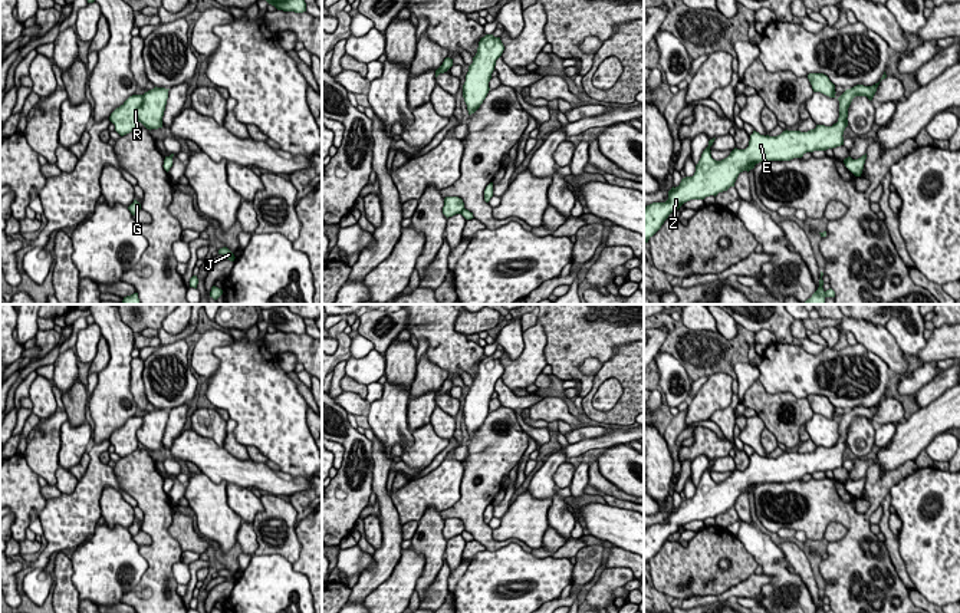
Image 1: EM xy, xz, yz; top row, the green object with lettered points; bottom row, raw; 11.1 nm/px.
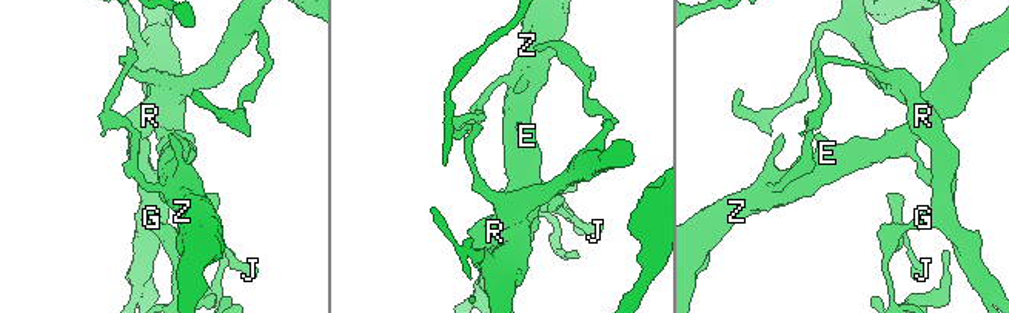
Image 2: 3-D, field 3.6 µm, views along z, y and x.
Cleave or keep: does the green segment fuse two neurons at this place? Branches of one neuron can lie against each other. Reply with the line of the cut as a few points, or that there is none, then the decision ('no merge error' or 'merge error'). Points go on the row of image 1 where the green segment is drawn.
cut in xy along (142, 95), (142, 104), (137, 109), (138, 121); merge error

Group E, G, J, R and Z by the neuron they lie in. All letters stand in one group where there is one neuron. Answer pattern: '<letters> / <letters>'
E Z / G J R

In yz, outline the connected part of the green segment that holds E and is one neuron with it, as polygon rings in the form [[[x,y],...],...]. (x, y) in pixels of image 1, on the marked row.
[[[880,82],[872,86],[857,85],[851,89],[846,89],[839,98],[839,118],[838,122],[832,126],[816,125],[815,129],[808,132],[800,131],[783,131],[777,136],[760,135],[753,131],[750,135],[749,146],[746,149],[734,148],[730,155],[721,161],[711,158],[710,146],[714,139],[709,141],[709,146],[703,151],[698,164],[696,165],[696,172],[693,177],[686,177],[681,179],[678,187],[673,187],[668,191],[668,200],[665,202],[652,202],[644,207],[644,244],[661,228],[668,215],[677,211],[684,202],[690,200],[704,200],[710,195],[717,195],[719,192],[727,191],[730,187],[734,187],[734,182],[740,172],[750,171],[756,164],[765,161],[790,161],[793,158],[802,158],[806,152],[813,151],[826,151],[844,145],[844,131],[848,126],[848,108],[855,96],[867,96],[872,100]]]

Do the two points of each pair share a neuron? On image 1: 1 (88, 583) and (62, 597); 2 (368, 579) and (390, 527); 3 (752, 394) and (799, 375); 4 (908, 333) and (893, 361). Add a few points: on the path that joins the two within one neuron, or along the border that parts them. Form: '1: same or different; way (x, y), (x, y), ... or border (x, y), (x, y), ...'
1: different; border (69, 559), (74, 586), (79, 597)
2: same; way (381, 566), (390, 553), (390, 540)
3: different; border (759, 379), (768, 392), (791, 392), (798, 396)
4: different; border (883, 326), (904, 352)

